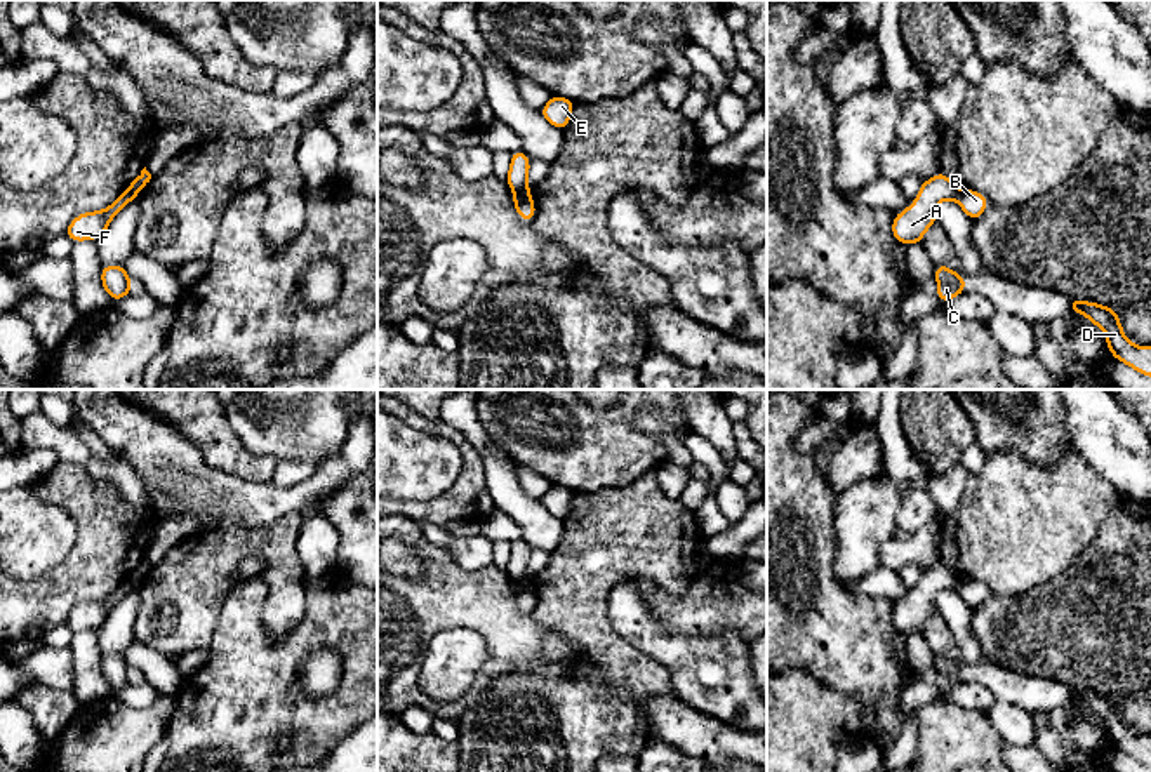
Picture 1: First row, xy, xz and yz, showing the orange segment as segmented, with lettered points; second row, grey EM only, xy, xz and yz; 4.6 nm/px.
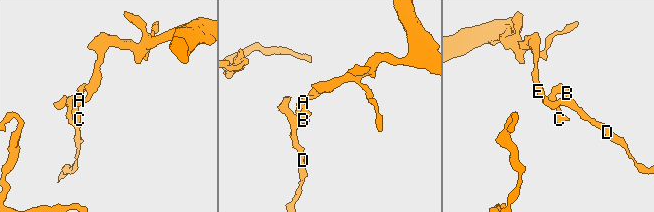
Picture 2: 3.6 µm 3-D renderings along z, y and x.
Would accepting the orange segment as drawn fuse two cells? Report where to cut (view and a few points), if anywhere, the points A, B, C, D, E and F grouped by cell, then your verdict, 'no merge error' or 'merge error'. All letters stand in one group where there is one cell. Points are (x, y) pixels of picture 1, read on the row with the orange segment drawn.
xz (515, 192), (529, 193) | A C E / B D F | merge error

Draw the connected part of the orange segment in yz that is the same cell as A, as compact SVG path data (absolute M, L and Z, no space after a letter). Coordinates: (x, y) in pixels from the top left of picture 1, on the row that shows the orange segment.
M941 170L920 184L916 200L902 212L895 214L892 235L906 245L920 243L927 230L937 221L935 207L942 200L956 200L960 186Z

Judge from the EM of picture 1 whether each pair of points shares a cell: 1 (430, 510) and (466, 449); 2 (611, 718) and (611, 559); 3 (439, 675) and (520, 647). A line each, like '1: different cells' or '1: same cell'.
1: same cell
2: same cell
3: different cells

